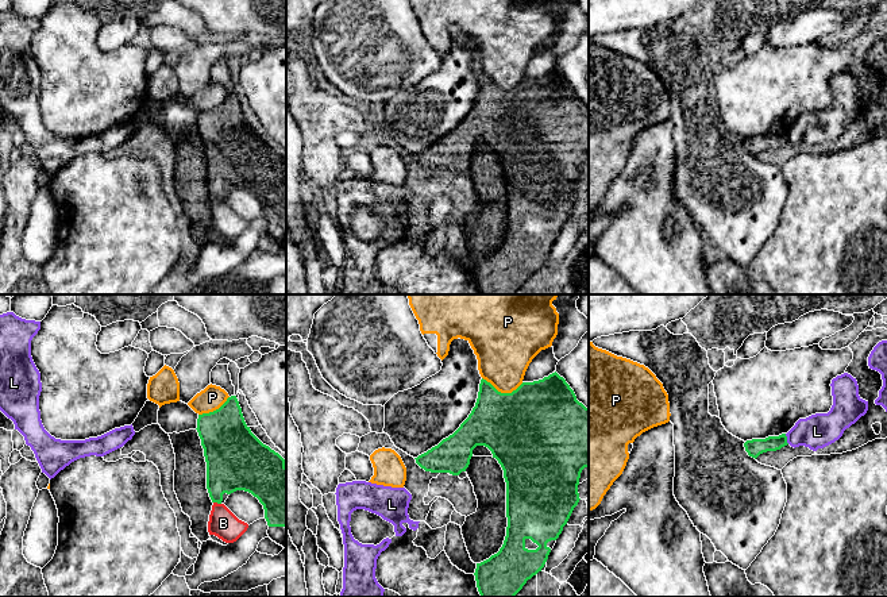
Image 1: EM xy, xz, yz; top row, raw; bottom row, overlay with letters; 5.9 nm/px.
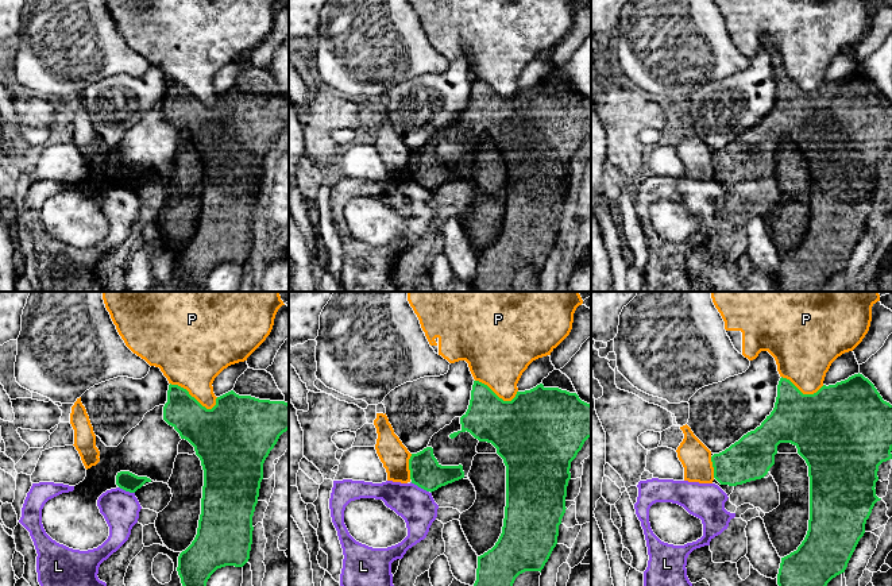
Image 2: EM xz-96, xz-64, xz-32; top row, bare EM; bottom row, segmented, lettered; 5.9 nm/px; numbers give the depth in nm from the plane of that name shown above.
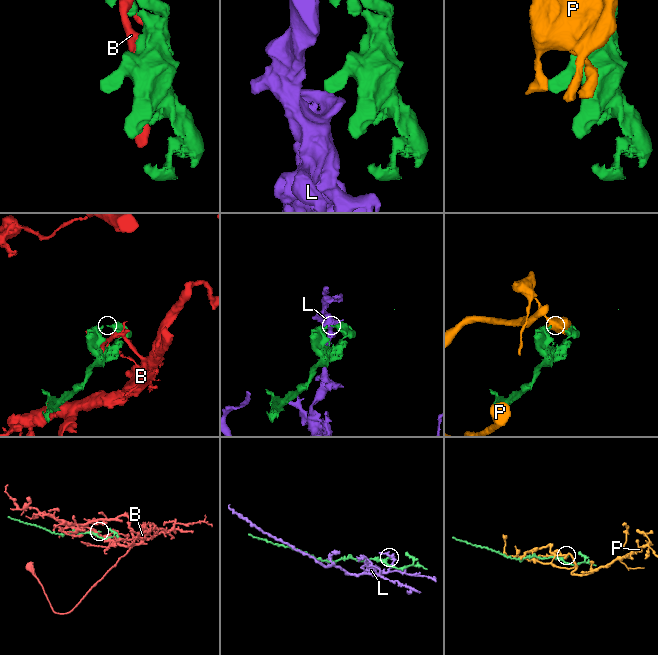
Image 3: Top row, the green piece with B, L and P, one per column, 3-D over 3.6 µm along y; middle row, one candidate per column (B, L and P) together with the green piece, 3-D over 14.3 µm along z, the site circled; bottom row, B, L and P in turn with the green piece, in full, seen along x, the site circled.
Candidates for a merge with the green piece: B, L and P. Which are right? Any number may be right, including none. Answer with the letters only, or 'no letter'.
no letter

